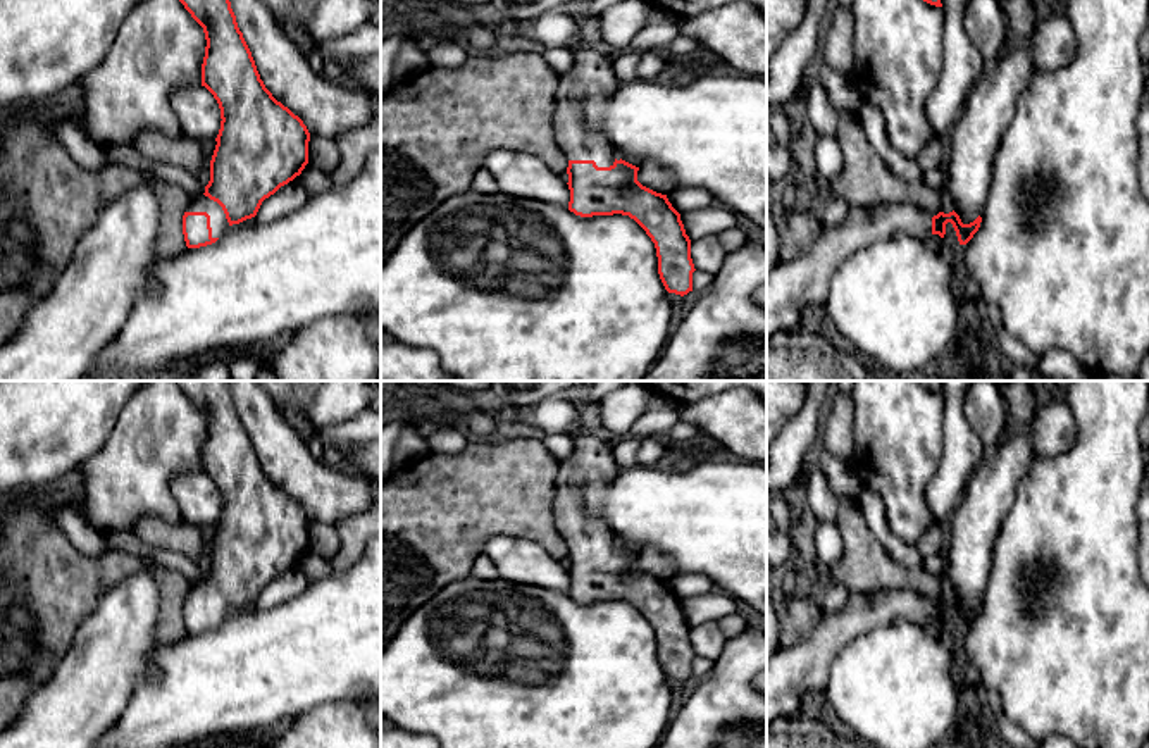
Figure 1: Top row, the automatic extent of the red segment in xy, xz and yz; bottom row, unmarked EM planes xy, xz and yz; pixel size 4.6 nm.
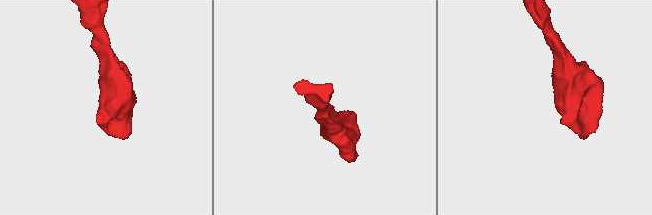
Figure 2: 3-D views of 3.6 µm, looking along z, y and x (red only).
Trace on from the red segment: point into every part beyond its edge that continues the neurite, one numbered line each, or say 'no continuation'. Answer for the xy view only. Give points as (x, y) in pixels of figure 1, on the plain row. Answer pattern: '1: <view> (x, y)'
1: xy (202, 590)

